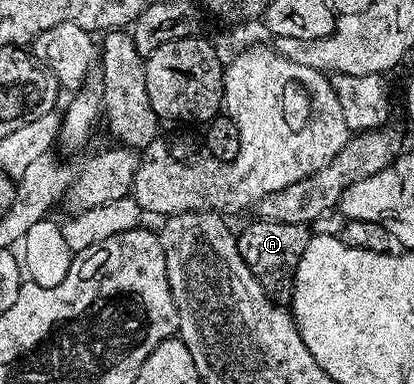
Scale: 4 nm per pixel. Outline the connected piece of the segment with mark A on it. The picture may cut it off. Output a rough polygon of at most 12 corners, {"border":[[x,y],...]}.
{"border":[[260,218],[239,254],[274,304],[288,305],[304,224]]}

